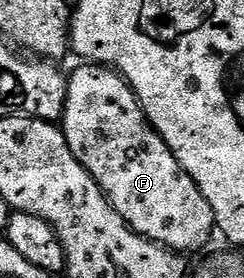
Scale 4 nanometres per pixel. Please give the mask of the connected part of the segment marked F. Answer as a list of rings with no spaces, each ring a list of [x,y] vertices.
[[[97,64],[79,65],[79,70],[69,75],[66,83],[66,107],[60,119],[60,129],[66,138],[68,148],[72,148],[72,156],[76,156],[76,160],[80,160],[80,164],[92,176],[92,180],[96,180],[96,184],[106,194],[106,199],[112,204],[112,208],[116,208],[116,212],[120,212],[120,216],[126,221],[141,238],[147,238],[149,242],[155,242],[158,246],[164,246],[167,250],[182,252],[181,250],[198,250],[201,246],[206,246],[210,242],[210,237],[216,234],[216,223],[214,221],[214,213],[212,212],[212,204],[208,204],[208,200],[204,200],[204,192],[200,192],[200,188],[196,188],[196,180],[192,180],[192,176],[188,176],[181,168],[176,160],[176,156],[172,156],[172,152],[168,148],[168,144],[164,144],[164,140],[150,126],[149,120],[146,119],[146,113],[142,111],[142,105],[138,103],[138,98],[134,95],[134,90],[127,84],[122,75],[117,70],[108,66],[99,66]]]

